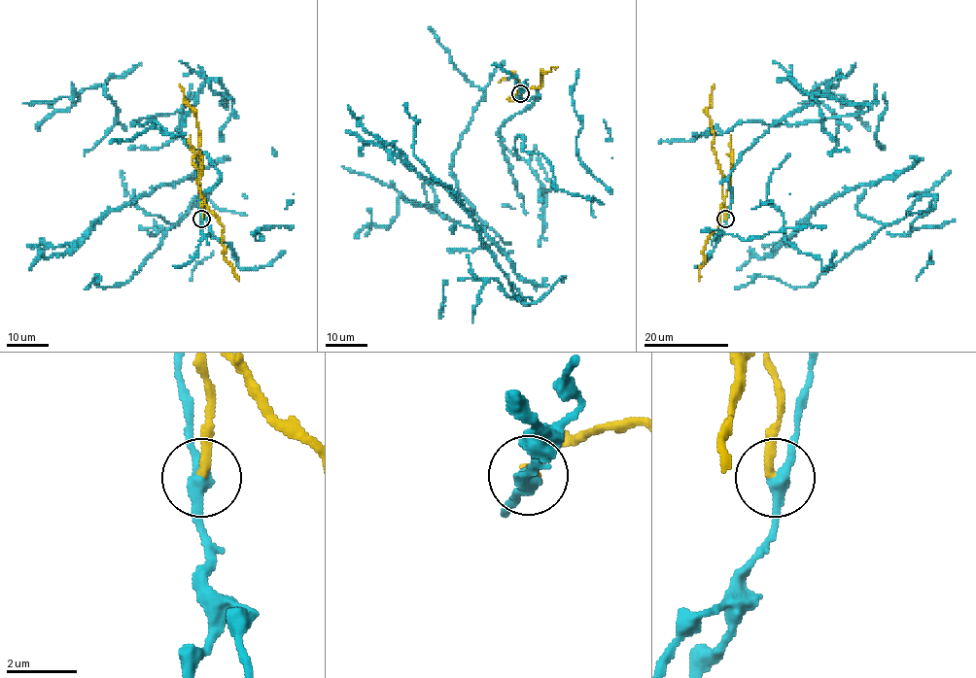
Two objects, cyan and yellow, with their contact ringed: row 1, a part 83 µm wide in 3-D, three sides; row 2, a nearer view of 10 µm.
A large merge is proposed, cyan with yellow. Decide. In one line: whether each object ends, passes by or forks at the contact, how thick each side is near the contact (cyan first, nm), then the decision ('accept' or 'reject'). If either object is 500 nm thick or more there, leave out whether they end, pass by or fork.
cyan passes by; yellow ends; calibres 380 and 280 nm; reject

